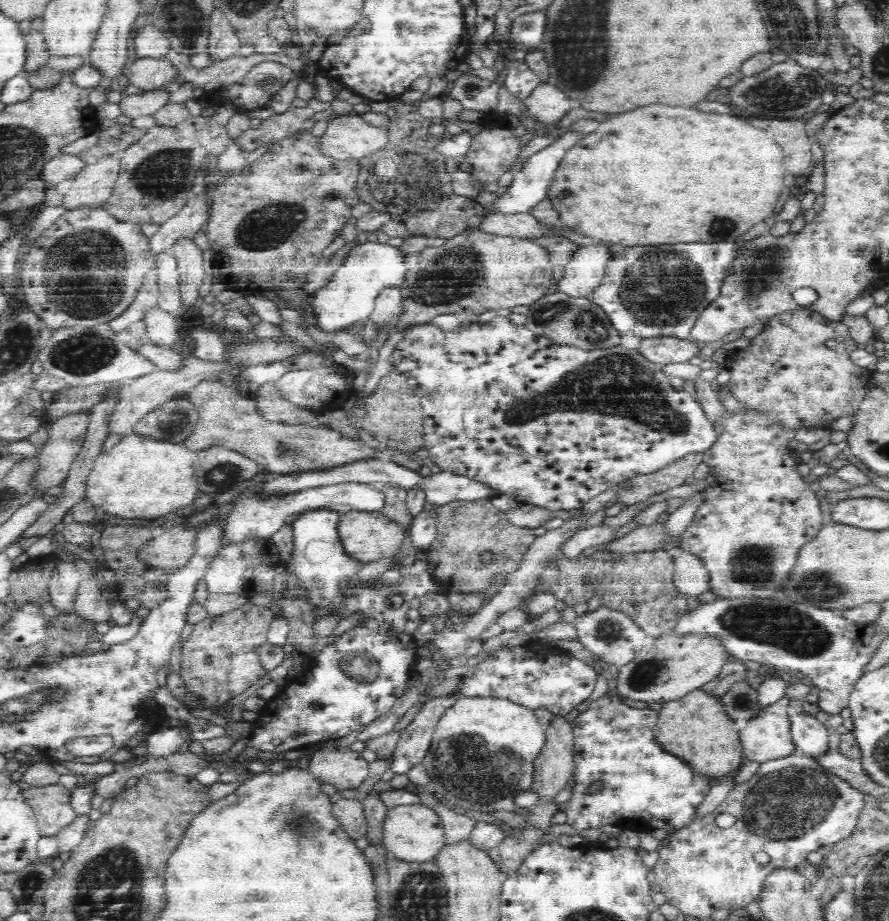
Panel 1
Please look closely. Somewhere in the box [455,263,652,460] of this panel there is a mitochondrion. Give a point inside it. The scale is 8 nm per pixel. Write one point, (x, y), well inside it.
(586, 326)

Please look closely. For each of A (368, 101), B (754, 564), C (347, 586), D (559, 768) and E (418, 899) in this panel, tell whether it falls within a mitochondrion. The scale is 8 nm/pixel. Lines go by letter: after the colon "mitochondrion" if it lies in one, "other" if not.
A: other
B: mitochondrion
C: mitochondrion
D: other
E: mitochondrion

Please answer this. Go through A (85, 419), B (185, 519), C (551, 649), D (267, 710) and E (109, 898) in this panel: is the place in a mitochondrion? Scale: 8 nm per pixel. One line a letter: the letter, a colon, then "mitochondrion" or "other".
A: other
B: other
C: other
D: other
E: mitochondrion

